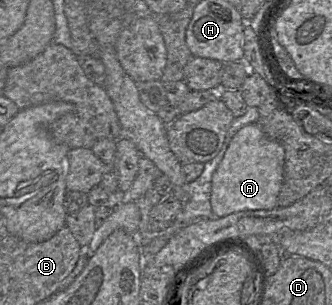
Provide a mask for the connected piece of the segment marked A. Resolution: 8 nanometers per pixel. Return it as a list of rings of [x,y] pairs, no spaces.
[[[259,124],[243,126],[232,138],[225,156],[212,177],[211,208],[213,216],[224,217],[240,211],[271,210],[277,207],[277,200],[284,181],[283,146],[268,137]]]

